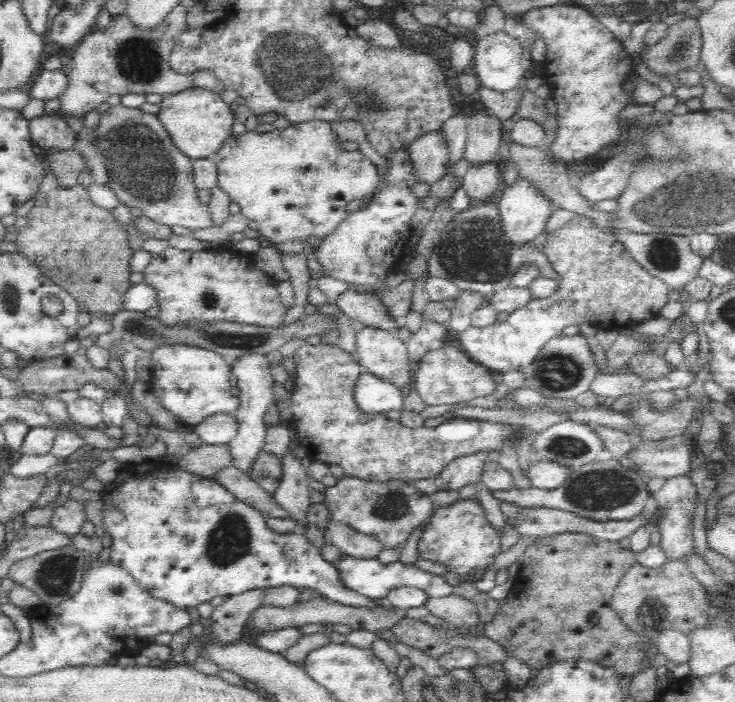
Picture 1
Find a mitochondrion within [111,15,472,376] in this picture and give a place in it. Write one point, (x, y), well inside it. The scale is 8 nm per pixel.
(294, 67)

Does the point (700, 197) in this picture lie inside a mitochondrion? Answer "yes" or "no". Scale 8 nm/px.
yes

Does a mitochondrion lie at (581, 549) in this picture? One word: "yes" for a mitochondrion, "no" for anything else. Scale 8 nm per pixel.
yes

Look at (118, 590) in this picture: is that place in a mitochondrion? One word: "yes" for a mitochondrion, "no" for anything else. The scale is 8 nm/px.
yes

